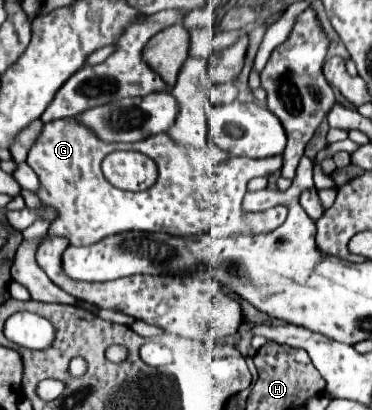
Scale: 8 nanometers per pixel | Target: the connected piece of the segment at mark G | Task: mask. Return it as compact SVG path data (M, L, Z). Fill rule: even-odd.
M61 118L53 120L43 126L43 132L35 146L31 148L27 156L27 164L35 170L35 174L41 180L41 188L37 190L37 196L43 204L49 204L57 208L59 216L51 224L47 236L67 236L73 246L87 246L101 242L107 236L123 234L123 232L165 232L173 236L201 236L203 232L209 232L211 228L219 228L219 220L225 222L227 234L265 234L275 228L279 228L287 218L287 208L277 206L269 208L265 212L245 212L241 208L241 198L231 196L231 192L243 194L247 190L247 182L251 178L263 176L269 178L283 166L283 156L273 158L229 158L229 162L217 168L211 168L209 172L199 170L199 178L191 168L191 150L177 146L169 134L157 134L149 136L141 142L123 144L123 142L103 142L89 130L87 126L79 124L73 118ZM115 150L137 150L147 154L151 160L155 160L159 168L159 182L155 182L145 192L125 192L115 186L111 186L103 172L101 172L101 160ZM199 186L203 188L203 196L231 196L231 210L225 210L225 216L219 216L219 210L211 206L211 202L203 200L199 196Z

